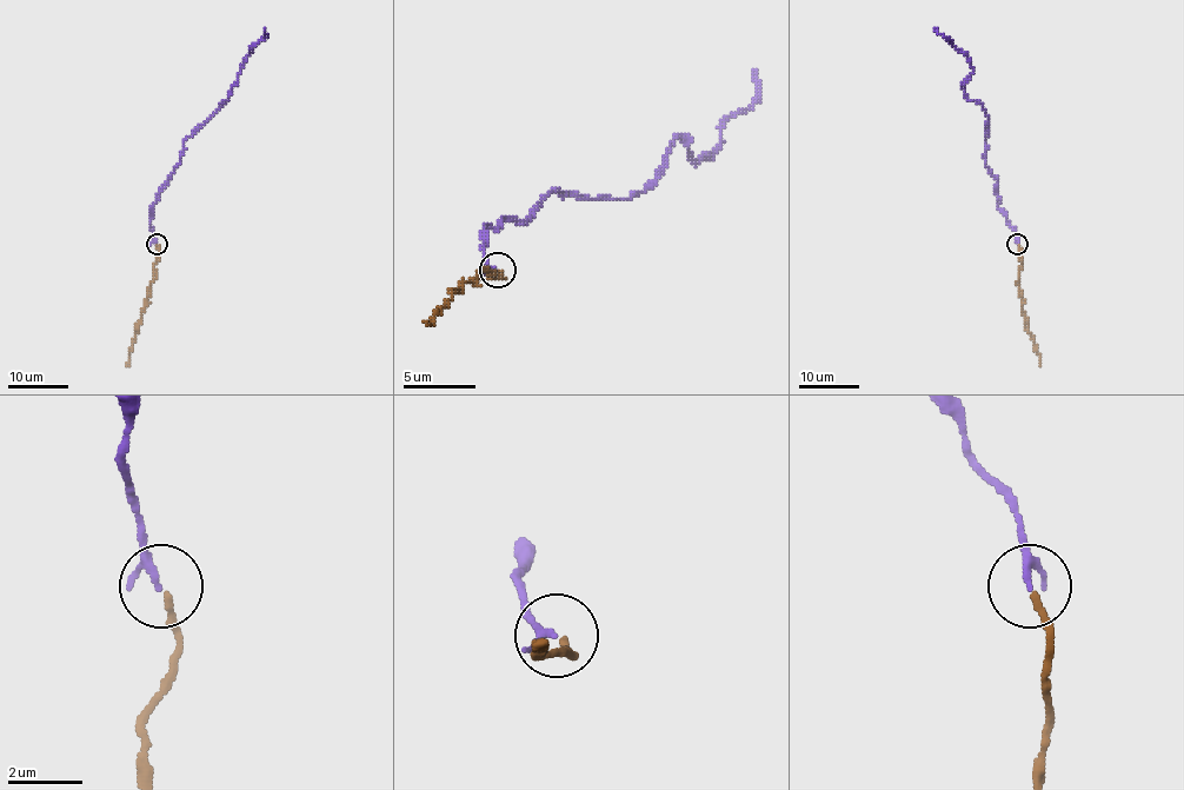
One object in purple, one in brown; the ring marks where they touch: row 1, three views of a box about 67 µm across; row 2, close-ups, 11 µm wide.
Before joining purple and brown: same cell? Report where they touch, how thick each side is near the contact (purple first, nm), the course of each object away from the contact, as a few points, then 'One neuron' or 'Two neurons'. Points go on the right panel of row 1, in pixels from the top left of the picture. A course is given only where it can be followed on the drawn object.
Place: (1017, 244). Thickness 160 nm (purple) against 180 nm. Course of purple: (1018, 243), (985, 163), (988, 114), (962, 87), (972, 71), (970, 59), (933, 27). Course of brown: (1018, 245), (1019, 297), (1026, 330), (1041, 356), (1039, 366). One neuron

